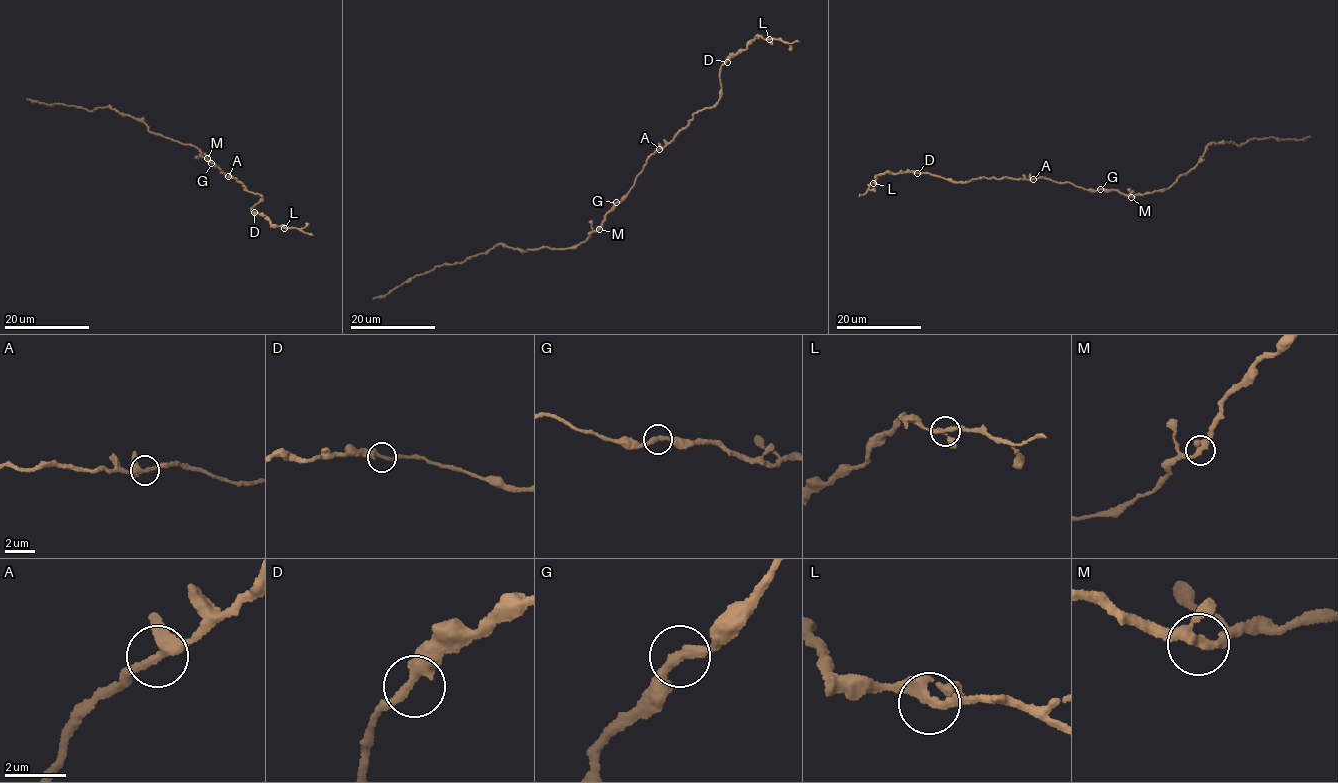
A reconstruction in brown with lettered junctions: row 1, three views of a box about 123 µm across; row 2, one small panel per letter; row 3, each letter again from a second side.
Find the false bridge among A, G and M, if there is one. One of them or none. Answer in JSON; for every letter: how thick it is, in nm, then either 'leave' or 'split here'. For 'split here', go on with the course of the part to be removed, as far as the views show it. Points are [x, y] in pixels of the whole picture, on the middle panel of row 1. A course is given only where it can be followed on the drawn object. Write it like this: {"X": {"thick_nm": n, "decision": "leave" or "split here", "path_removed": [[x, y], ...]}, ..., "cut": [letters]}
{"A": {"thick_nm": 300, "decision": "leave"}, "G": {"thick_nm": 300, "decision": "leave"}, "M": {"thick_nm": 240, "decision": "leave"}, "cut": []}

